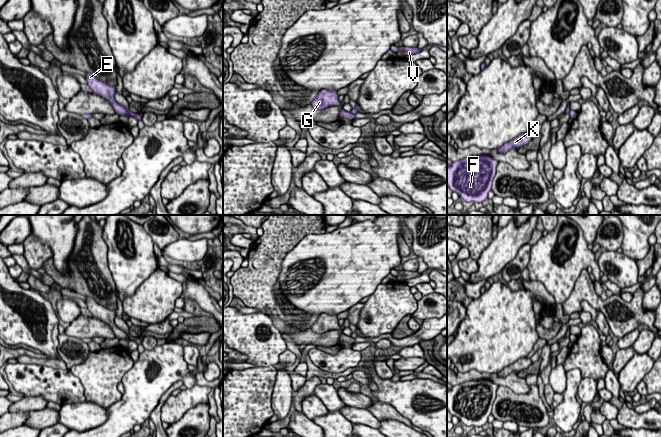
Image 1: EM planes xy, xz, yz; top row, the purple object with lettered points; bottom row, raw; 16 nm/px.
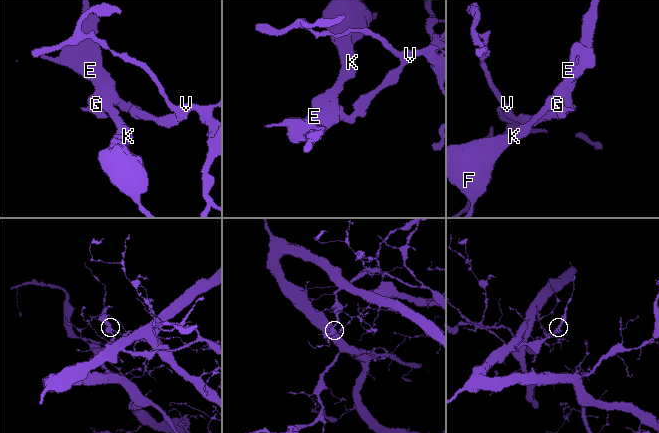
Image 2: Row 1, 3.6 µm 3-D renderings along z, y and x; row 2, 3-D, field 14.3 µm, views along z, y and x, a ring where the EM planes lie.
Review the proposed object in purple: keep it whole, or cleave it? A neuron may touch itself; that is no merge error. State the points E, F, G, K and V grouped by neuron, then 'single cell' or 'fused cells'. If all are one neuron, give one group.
groups E F G K / V; fused cells

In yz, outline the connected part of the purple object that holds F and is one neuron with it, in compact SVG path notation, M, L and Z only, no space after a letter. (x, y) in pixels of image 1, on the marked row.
M471 156L447 167L447 184L468 203L482 203L491 191L499 162L491 156Z

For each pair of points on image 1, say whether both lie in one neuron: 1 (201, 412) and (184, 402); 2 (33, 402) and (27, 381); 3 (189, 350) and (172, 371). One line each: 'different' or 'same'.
1: different
2: different
3: different

